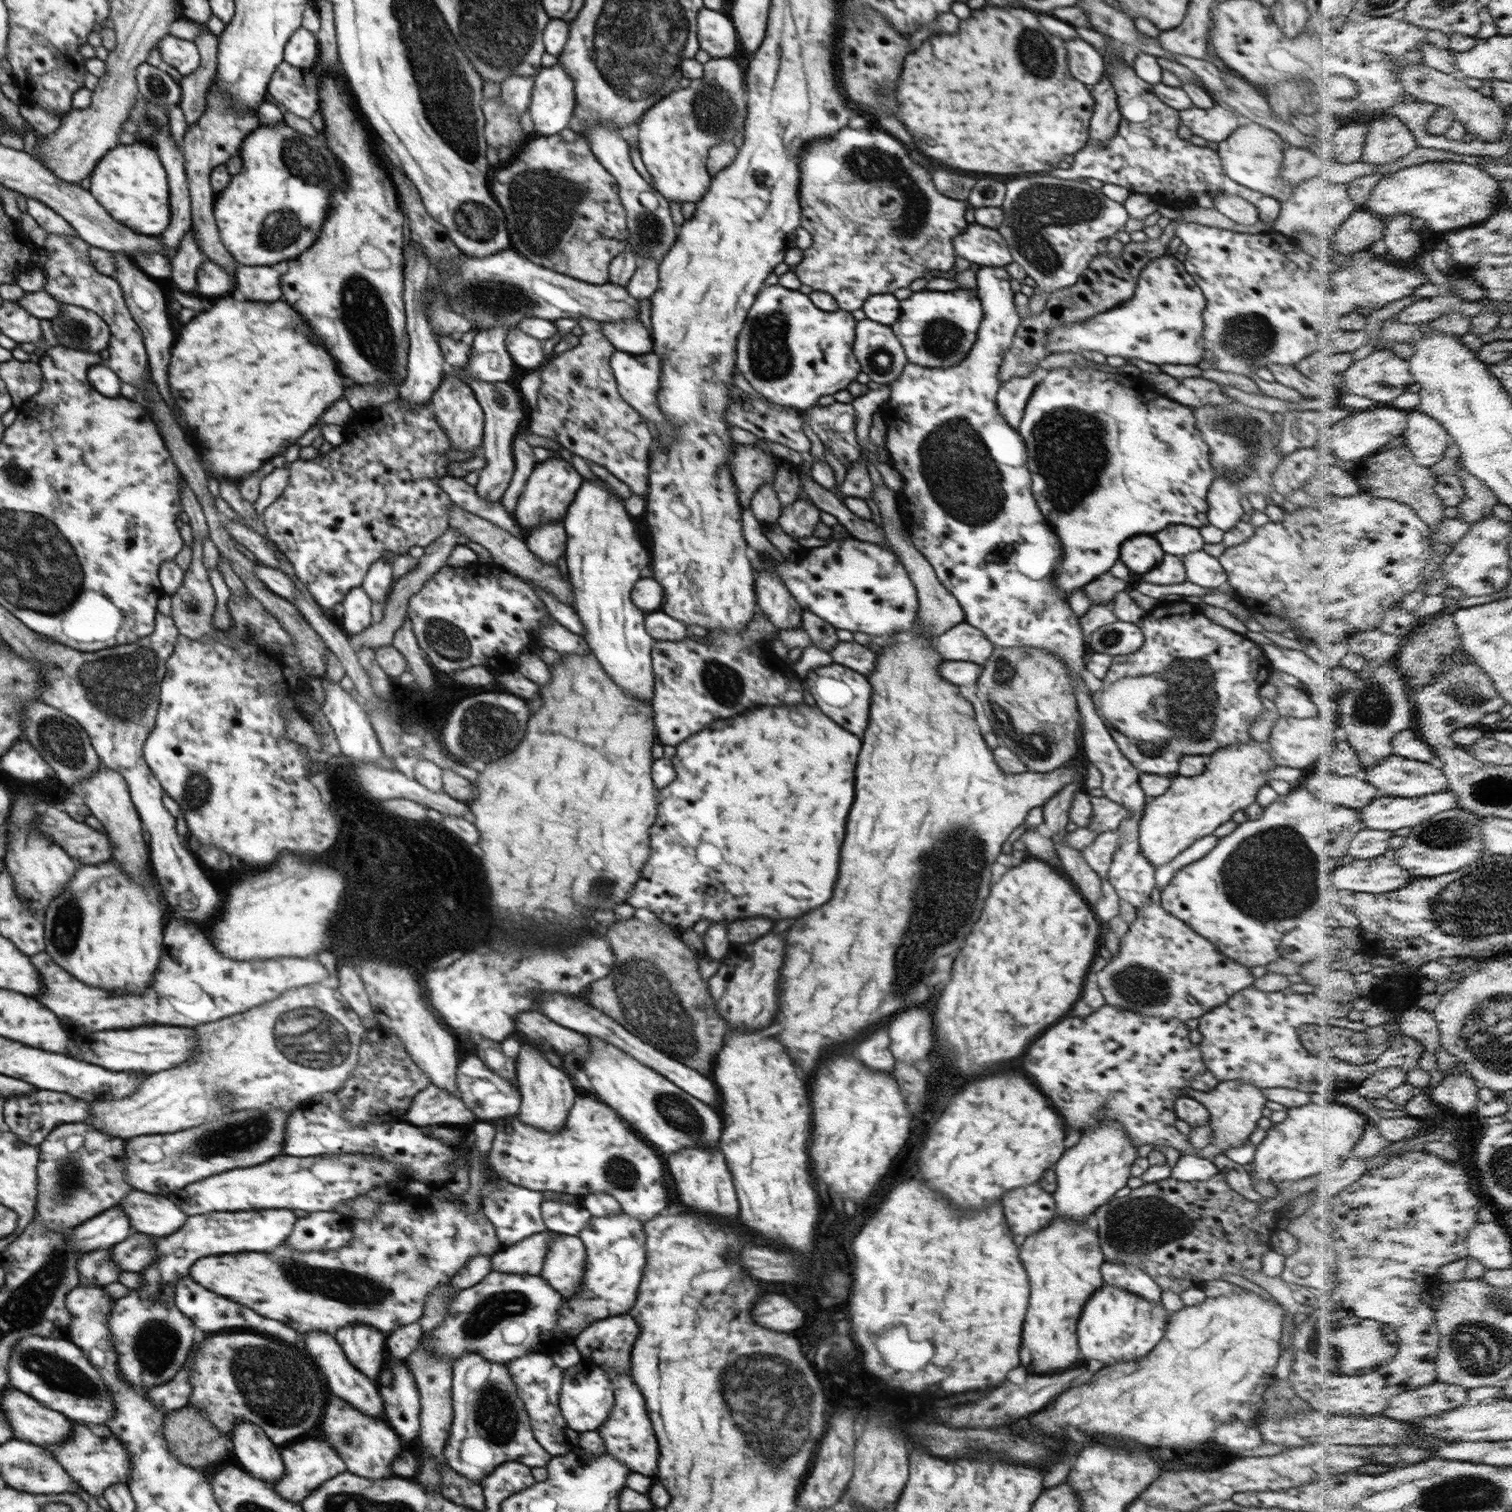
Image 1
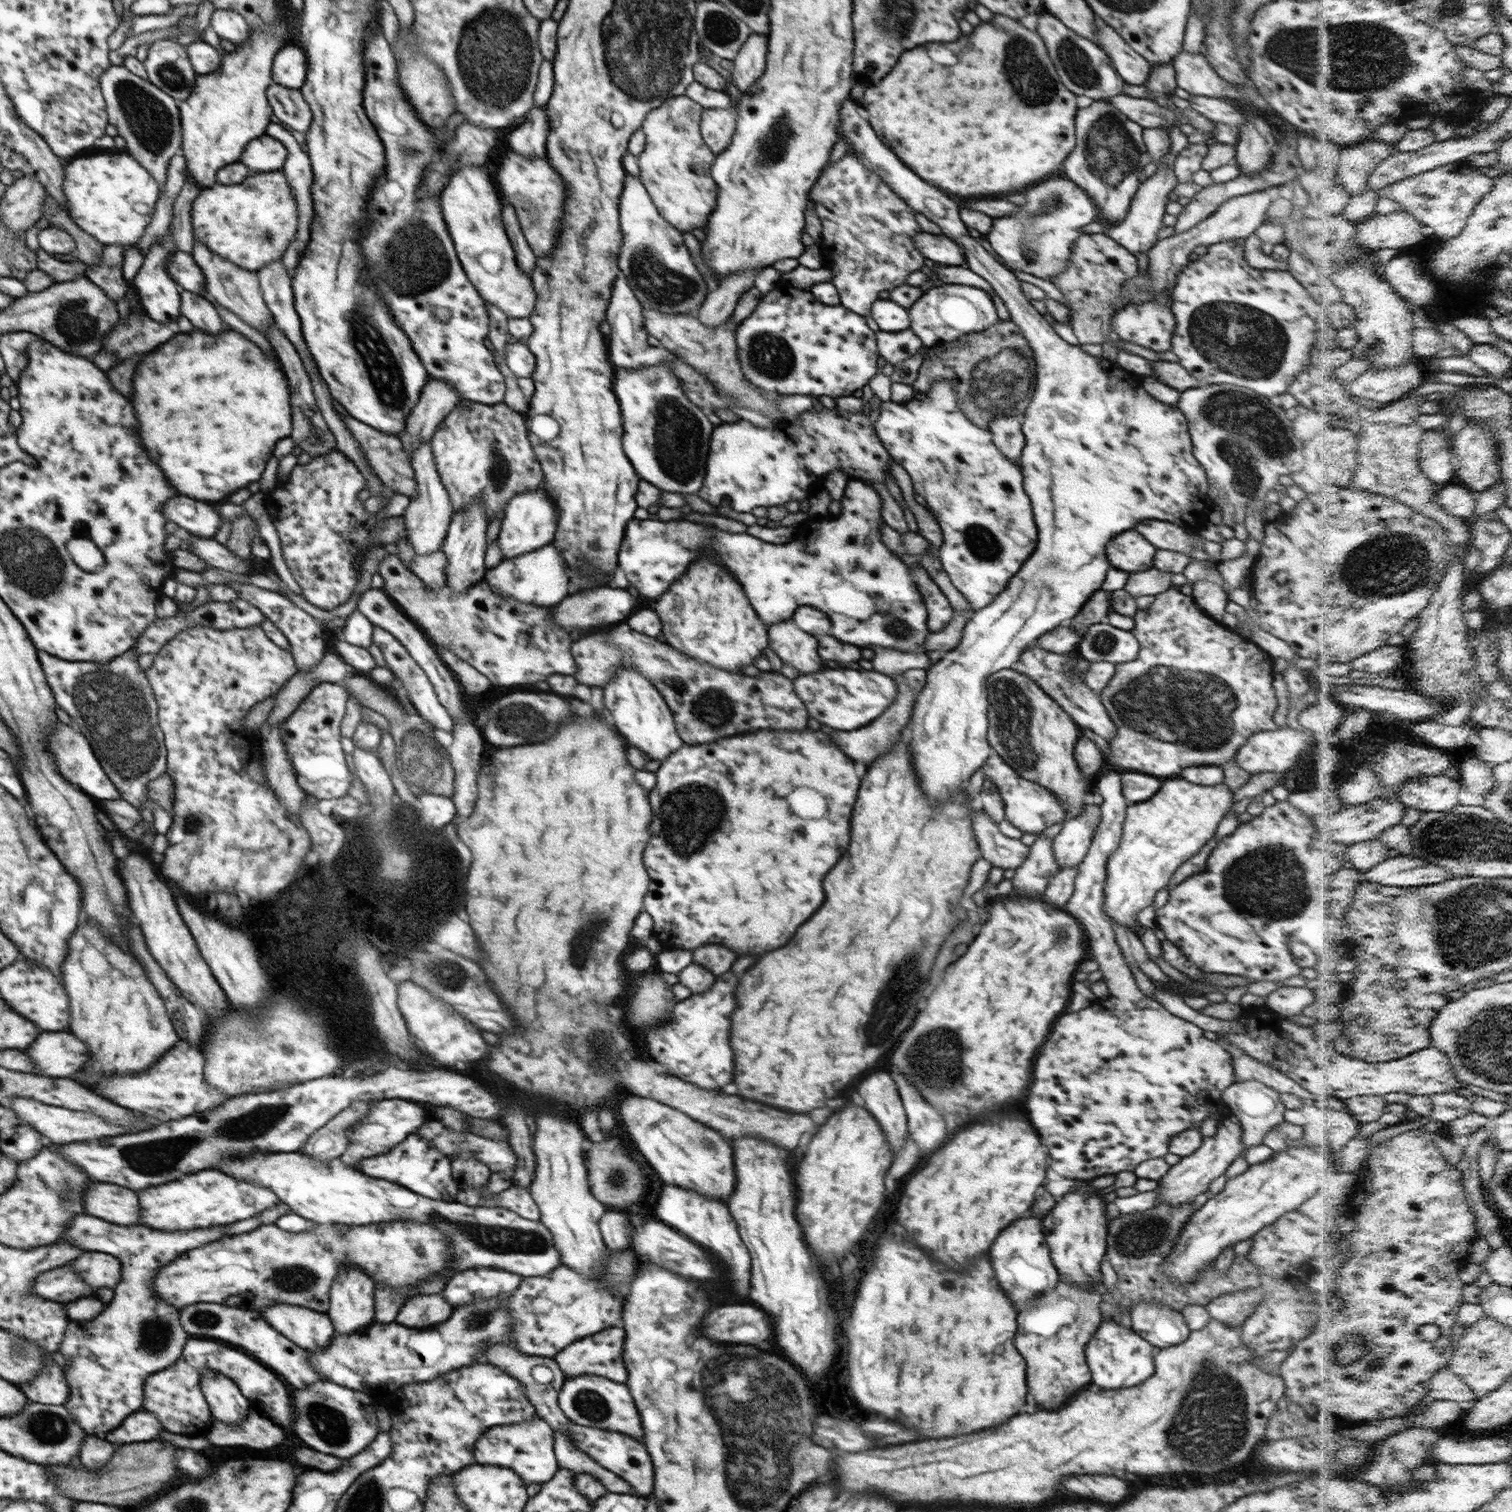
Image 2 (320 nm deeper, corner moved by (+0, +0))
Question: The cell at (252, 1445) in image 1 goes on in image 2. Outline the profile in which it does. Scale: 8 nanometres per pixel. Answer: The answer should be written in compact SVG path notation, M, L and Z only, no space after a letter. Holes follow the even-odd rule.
M204 1372L200 1380L201 1392L214 1419L229 1424L240 1424L252 1403L241 1393L238 1385L218 1372Z

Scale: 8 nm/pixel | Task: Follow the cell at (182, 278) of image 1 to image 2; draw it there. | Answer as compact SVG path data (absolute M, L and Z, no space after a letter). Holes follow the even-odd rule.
M181 288L180 296L181 315L186 317L196 329L208 334L222 334L225 331L225 323L220 320L216 307L208 299Z

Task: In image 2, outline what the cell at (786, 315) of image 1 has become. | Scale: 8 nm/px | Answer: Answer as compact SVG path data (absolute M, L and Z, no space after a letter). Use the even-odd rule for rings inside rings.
M788 290L768 292L754 312L745 318L735 330L738 347L738 364L746 380L768 393L799 394L819 397L850 396L862 390L878 372L879 351L877 334L866 325L866 317L848 310L845 306L828 306L811 292L790 294Z

